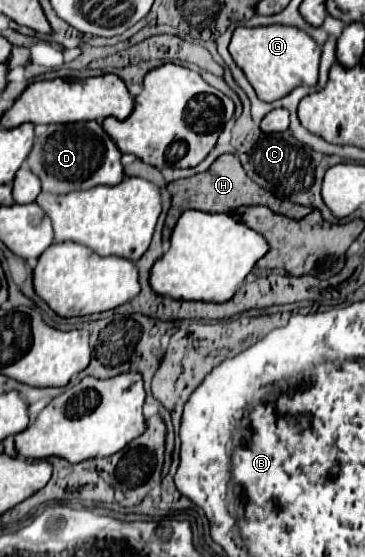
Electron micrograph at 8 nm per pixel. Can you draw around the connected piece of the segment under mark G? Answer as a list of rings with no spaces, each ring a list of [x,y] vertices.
[[[283,24],[263,28],[235,28],[231,44],[231,58],[243,70],[249,84],[255,88],[257,98],[263,102],[275,102],[287,96],[297,86],[315,86],[321,48],[303,30]]]

